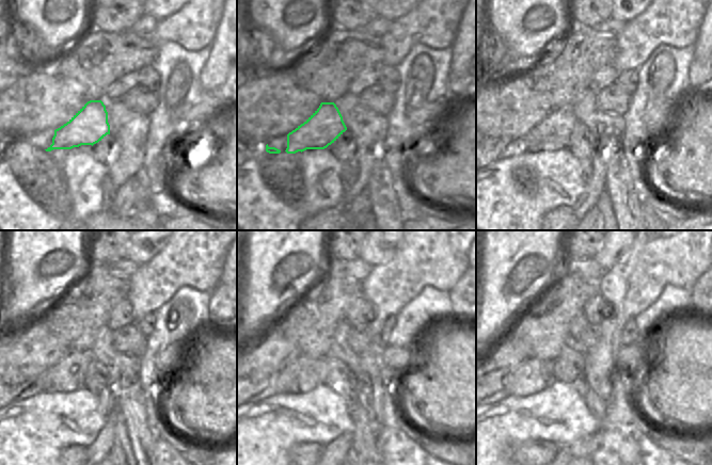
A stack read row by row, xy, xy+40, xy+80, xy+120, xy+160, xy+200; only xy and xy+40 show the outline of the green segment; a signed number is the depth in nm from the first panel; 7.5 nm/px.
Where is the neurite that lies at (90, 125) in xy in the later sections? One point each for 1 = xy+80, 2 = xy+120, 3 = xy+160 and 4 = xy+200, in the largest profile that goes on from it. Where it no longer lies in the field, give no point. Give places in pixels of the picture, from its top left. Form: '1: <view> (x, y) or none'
1: xy+80 (552, 133)
2: xy+120 (67, 375)
3: xy+160 (302, 374)
4: xy+200 (533, 375)

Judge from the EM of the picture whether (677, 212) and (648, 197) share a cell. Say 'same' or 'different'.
different

